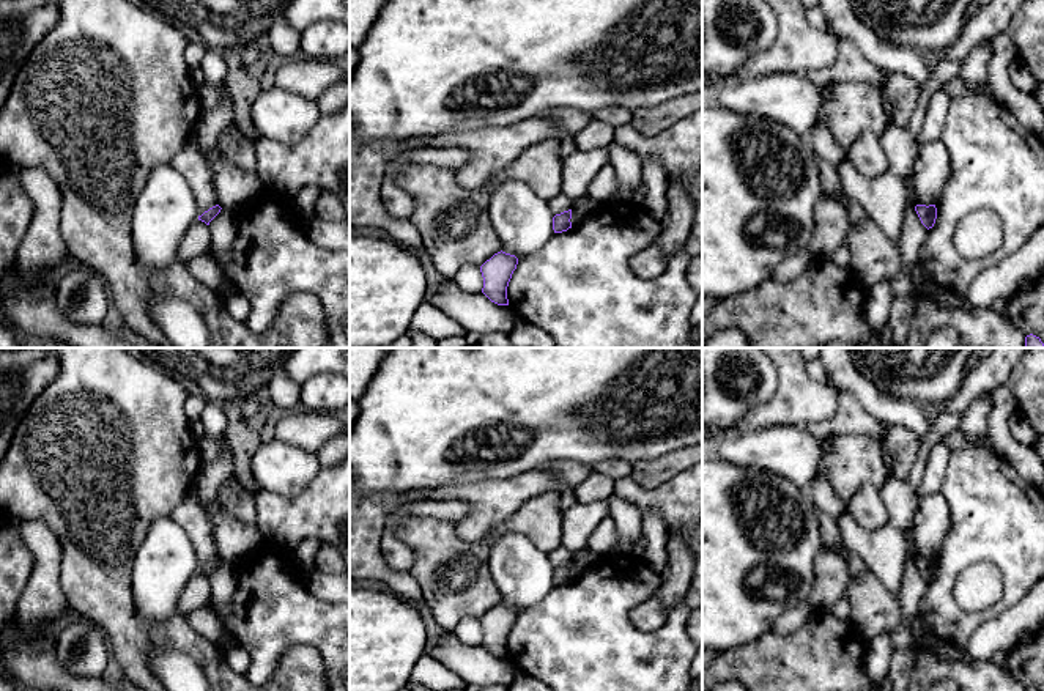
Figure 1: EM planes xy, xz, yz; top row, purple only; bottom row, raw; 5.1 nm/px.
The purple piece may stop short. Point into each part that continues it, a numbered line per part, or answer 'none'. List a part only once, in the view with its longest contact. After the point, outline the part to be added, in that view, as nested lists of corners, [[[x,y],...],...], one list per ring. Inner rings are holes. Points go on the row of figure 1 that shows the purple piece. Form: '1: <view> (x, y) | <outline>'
none

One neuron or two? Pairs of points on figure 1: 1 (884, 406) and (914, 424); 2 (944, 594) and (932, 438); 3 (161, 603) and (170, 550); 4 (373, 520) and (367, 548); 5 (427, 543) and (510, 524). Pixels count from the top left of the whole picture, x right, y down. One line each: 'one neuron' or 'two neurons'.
1: one neuron
2: two neurons
3: one neuron
4: one neuron
5: one neuron

